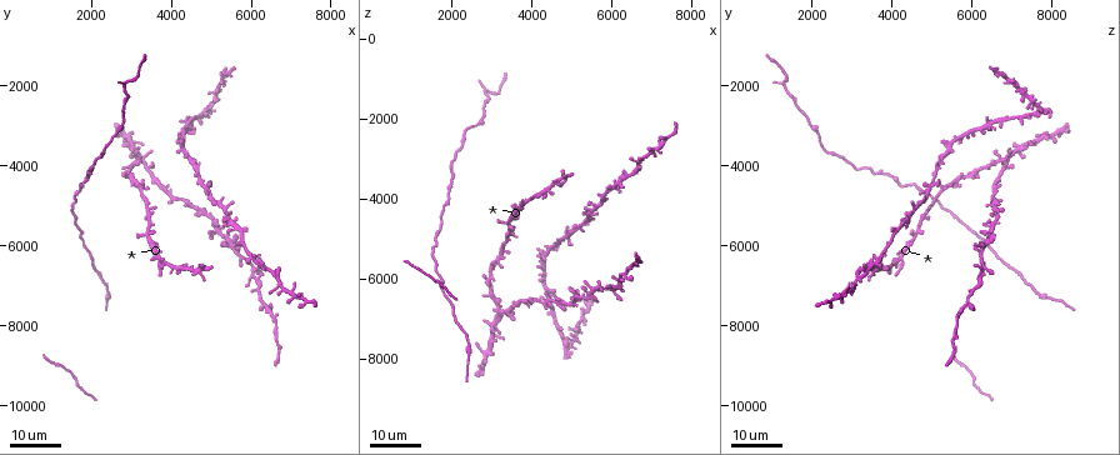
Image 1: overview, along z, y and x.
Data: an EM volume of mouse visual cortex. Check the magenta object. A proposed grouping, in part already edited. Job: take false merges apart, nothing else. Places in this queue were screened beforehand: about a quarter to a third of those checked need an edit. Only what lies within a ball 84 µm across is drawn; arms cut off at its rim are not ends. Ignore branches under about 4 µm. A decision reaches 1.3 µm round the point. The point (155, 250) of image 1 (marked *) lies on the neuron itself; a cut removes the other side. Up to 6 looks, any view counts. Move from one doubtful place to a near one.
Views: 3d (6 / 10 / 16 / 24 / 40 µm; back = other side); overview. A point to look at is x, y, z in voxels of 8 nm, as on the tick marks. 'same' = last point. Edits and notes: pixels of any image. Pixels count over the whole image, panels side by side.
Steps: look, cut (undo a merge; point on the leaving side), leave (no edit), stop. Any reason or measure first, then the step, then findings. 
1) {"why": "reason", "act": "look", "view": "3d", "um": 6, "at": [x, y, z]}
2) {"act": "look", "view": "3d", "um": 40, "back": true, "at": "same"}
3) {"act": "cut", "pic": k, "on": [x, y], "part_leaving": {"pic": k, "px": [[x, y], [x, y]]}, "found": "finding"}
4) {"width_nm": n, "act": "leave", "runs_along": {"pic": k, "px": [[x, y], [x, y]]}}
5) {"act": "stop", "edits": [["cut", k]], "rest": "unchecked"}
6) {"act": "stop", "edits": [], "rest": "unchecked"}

{"act": "look", "view": "3d", "um": 24, "at": [3000, 4400, 5600]}

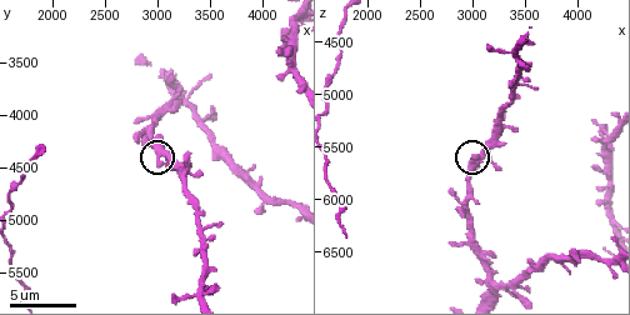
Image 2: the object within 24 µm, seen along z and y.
{"why": "closer look", "act": "look", "view": "3d", "um": 6, "at": [3000, 4440, 5600]}

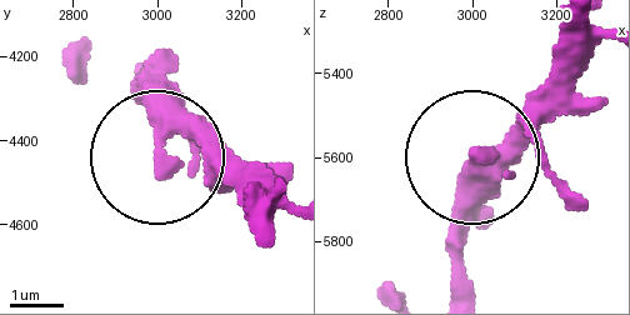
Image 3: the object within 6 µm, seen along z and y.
{"act": "leave", "runs_along": {"pic": 3, "px": [[261, 228], [208, 160], [158, 156], [154, 58]]}, "found": "all the same neuron"}

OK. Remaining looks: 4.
{"why": "four or more arms meet", "act": "look", "view": "3d", "um": 24, "at": [6050, 6600, 6350]}

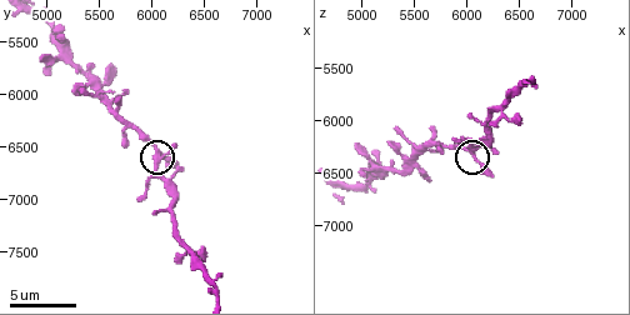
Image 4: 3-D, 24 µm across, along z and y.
{"act": "look", "view": "3d", "um": 6, "at": [6080, 6540, 6320]}

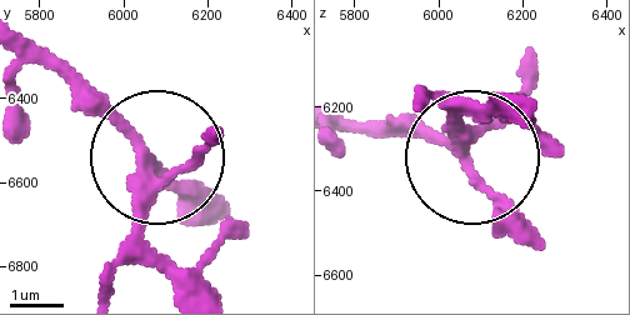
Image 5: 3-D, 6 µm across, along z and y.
{"why": "other side", "act": "look", "view": "3d", "um": 6, "back": true, "at": [6060, 6560, 6325]}

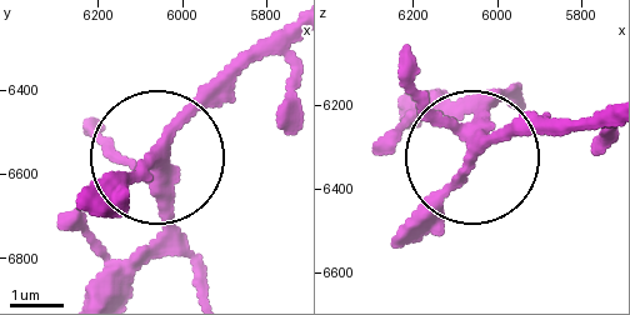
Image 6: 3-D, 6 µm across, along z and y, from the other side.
{"act": "leave", "found": "all the same neuron"}

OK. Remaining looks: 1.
{"act": "stop", "edits": [], "rest": "unchecked"}

